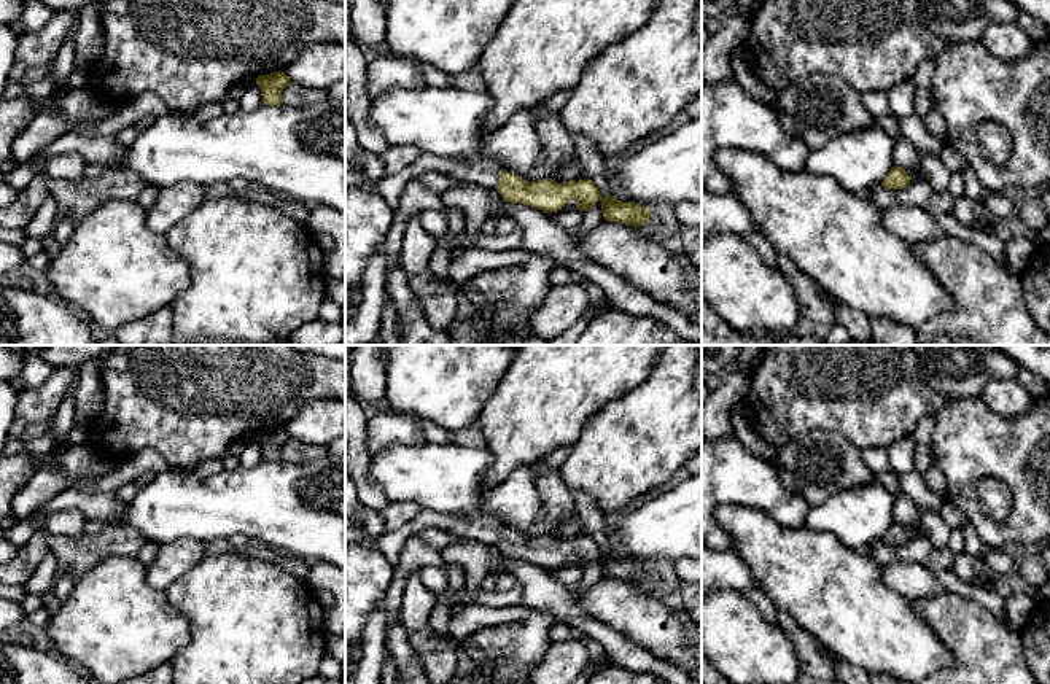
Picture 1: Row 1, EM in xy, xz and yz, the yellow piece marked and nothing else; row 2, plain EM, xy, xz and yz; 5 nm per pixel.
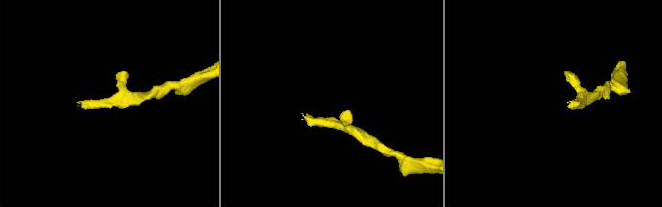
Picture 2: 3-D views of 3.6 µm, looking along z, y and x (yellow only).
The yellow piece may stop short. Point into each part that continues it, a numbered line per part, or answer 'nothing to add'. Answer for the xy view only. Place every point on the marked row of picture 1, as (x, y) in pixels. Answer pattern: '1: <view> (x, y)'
1: xy (75, 199)

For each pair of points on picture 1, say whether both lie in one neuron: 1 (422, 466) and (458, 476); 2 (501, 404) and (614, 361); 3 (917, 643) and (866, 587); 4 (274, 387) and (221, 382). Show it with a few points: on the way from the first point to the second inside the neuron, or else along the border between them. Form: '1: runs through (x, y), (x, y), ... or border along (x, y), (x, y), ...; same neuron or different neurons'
1: runs through (431, 476), (449, 476); same neuron
2: runs through (530, 404), (576, 361), (586, 361); same neuron
3: runs through (902, 629), (875, 602); same neuron
4: runs through (261, 382), (234, 382); same neuron

